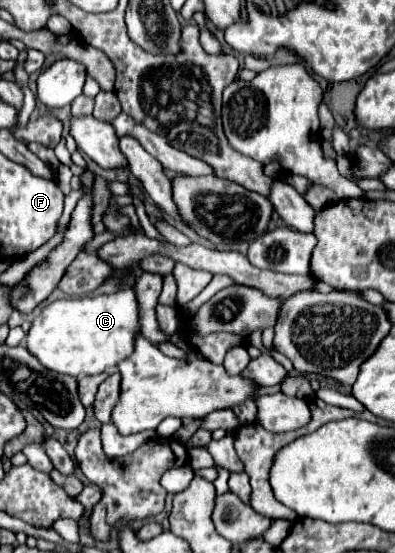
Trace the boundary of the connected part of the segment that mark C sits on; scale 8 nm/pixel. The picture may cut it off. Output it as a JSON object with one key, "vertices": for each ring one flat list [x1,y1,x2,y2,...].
{"vertices":[[120,289,108,295,82,297,82,299,58,299,42,309,32,321,26,335,26,347,38,361,56,373,74,377,98,375,118,365,130,351,134,351,134,339,140,335,140,307,132,289]]}

